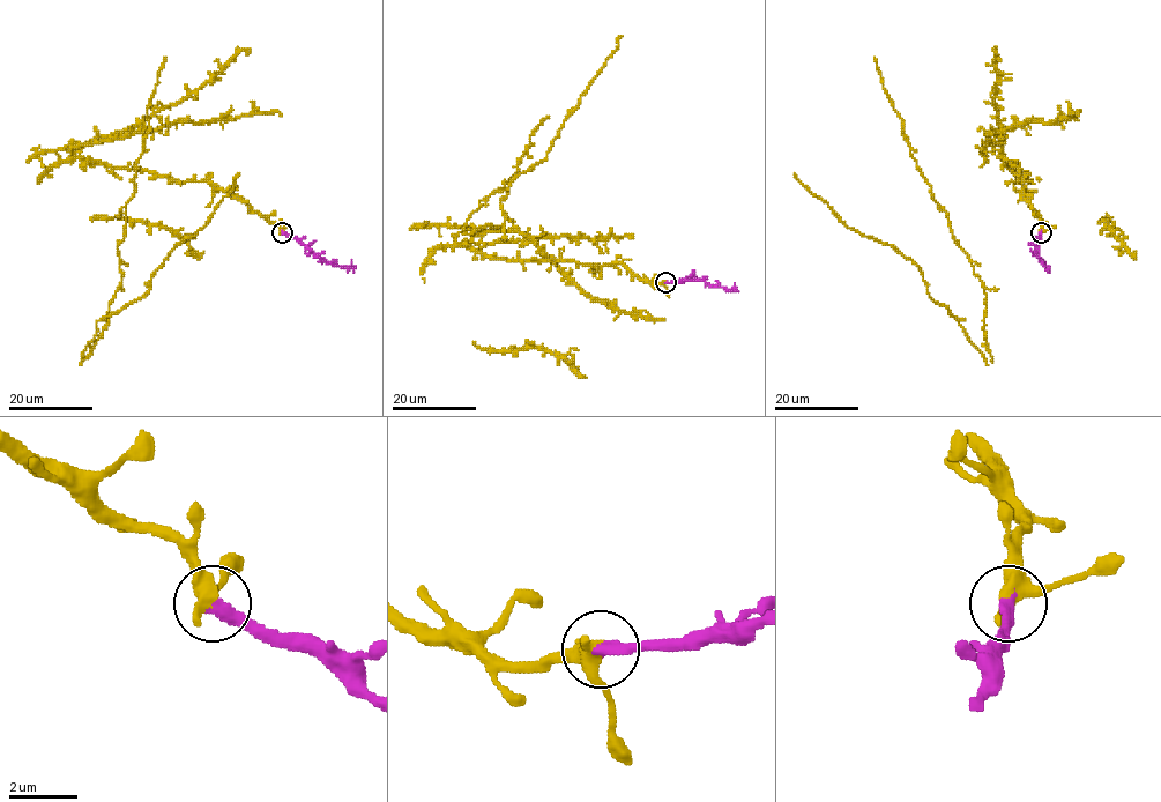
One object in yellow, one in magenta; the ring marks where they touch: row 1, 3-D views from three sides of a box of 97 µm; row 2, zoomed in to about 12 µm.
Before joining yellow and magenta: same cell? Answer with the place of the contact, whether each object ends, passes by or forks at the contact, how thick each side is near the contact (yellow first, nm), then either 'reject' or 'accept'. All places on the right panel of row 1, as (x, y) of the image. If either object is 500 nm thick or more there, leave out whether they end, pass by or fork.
(1041, 232) | yellow passes by | magenta ends | 440/360 nm | accept

